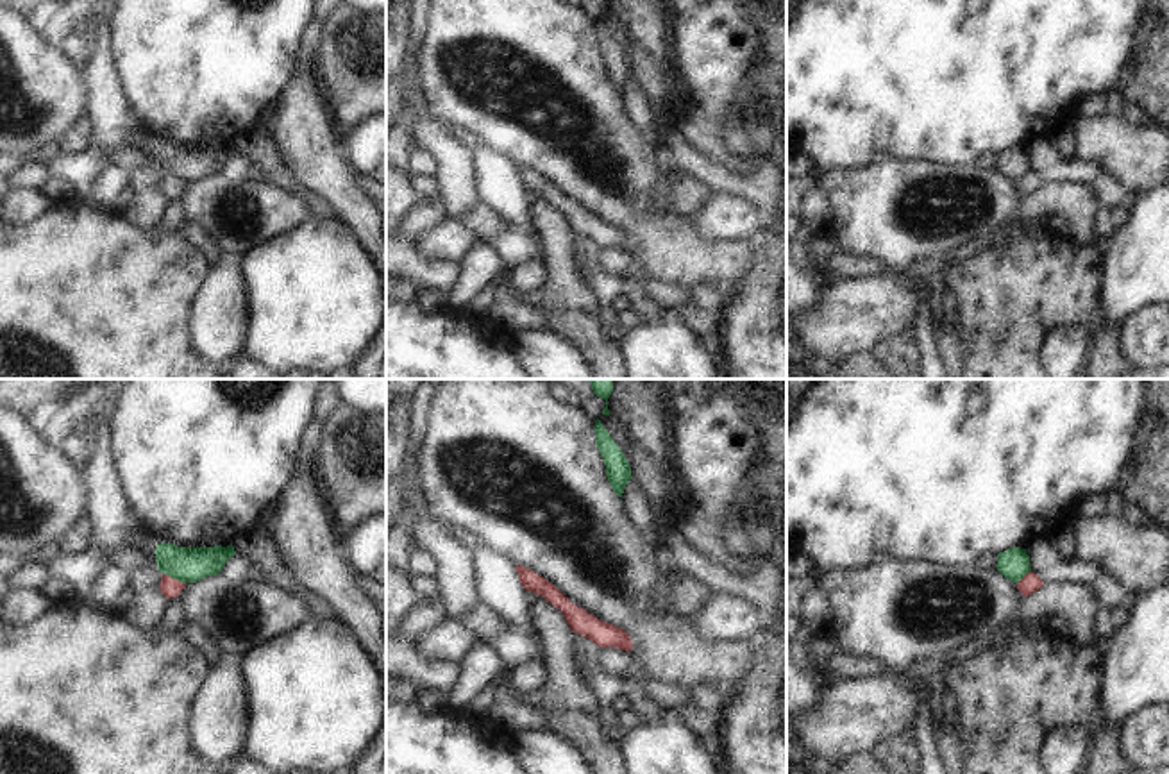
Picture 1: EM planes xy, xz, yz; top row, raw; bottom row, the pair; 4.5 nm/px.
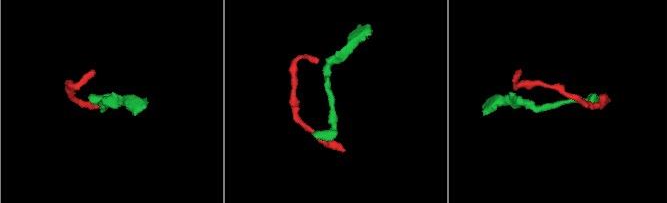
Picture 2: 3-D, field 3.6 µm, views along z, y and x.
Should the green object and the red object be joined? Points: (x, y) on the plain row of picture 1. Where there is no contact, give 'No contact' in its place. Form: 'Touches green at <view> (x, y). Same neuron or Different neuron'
Touches green at xy (174, 177). Different neuron.

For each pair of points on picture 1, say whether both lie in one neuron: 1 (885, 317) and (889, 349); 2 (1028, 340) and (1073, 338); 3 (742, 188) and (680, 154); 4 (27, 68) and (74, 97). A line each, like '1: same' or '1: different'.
1: different
2: different
3: same
4: same

